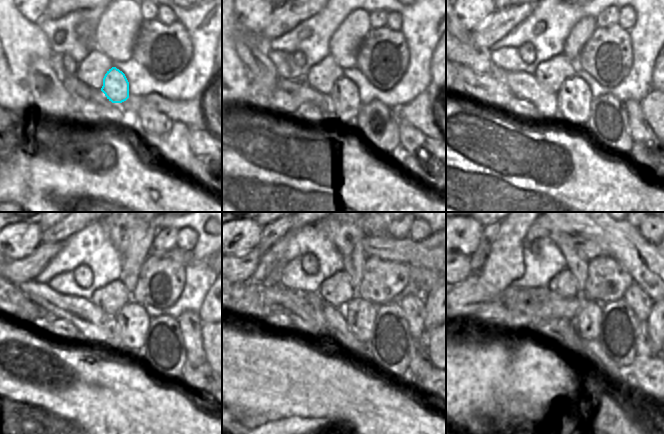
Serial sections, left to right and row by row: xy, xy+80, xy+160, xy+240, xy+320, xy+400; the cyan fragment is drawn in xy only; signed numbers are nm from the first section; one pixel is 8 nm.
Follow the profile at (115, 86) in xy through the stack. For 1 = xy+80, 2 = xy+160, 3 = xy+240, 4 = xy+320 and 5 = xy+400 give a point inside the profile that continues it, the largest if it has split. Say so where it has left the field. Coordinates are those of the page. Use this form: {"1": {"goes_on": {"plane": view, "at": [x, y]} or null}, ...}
{"1": {"goes_on": {"plane": "xy+80", "at": [345, 94]}}, "2": {"goes_on": {"plane": "xy+160", "at": [574, 98]}}, "3": {"goes_on": {"plane": "xy+240", "at": [133, 320]}}, "4": {"goes_on": {"plane": "xy+320", "at": [360, 313]}}, "5": {"goes_on": {"plane": "xy+400", "at": [588, 321]}}}

